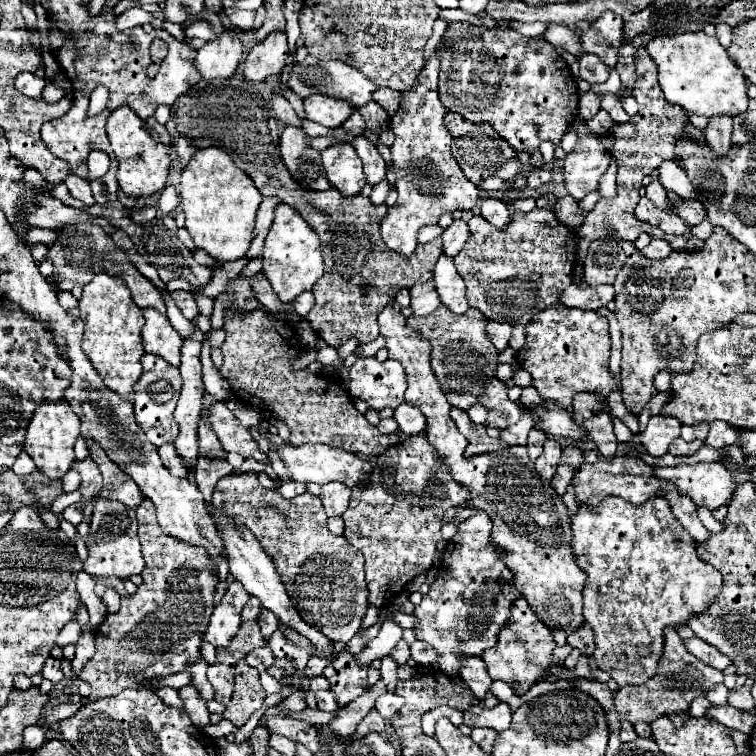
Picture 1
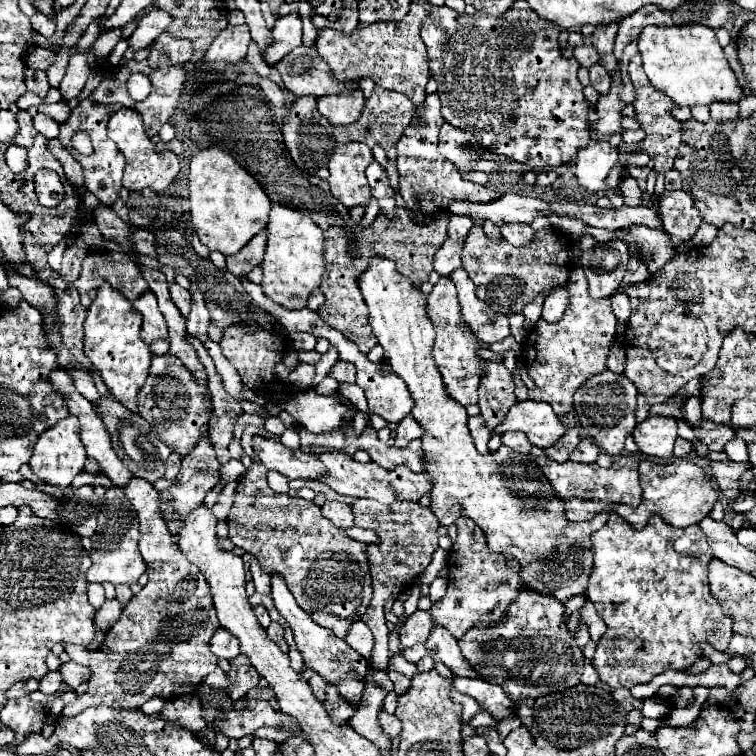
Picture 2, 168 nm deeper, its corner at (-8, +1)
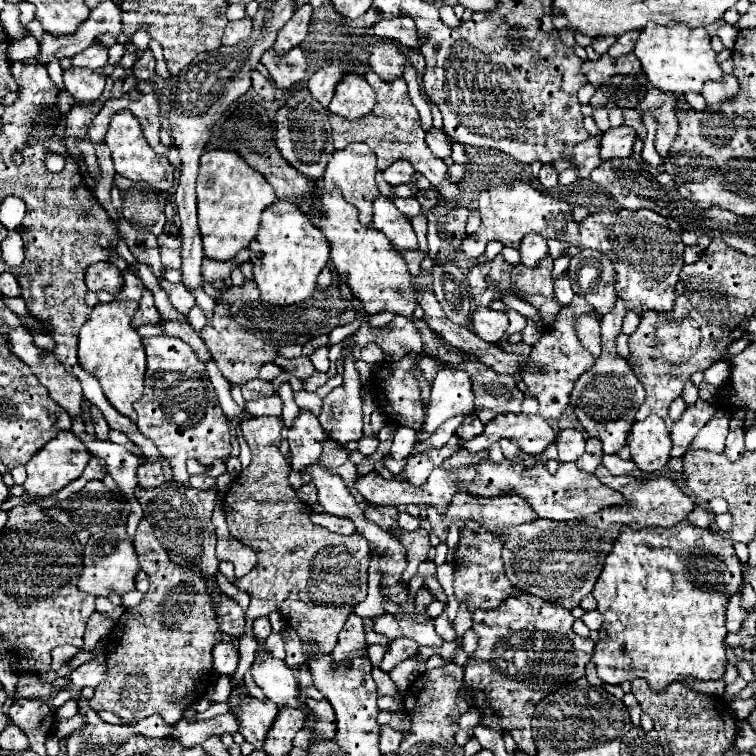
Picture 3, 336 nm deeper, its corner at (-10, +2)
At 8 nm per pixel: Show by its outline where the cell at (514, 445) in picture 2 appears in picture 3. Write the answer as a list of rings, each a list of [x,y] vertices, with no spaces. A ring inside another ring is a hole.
[[[502,438],[502,440],[500,440],[500,448],[502,448],[502,452],[504,452],[504,458],[510,460],[510,462],[522,462],[524,456],[526,456],[526,454],[524,454],[514,442],[510,442],[508,438]]]

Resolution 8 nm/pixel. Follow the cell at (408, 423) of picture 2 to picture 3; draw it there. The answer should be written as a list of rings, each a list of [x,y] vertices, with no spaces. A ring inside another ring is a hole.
[[[400,426],[396,430],[394,440],[392,440],[392,450],[390,450],[392,458],[394,460],[404,460],[412,452],[414,444],[416,444],[416,430],[406,428],[406,426]]]

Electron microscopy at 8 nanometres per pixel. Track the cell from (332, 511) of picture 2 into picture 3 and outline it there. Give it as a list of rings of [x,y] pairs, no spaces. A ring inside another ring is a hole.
[[[320,512],[320,514],[312,514],[310,520],[318,526],[328,528],[330,532],[336,532],[336,534],[354,534],[356,532],[356,526],[350,518],[340,518],[340,516],[334,516],[334,514]]]

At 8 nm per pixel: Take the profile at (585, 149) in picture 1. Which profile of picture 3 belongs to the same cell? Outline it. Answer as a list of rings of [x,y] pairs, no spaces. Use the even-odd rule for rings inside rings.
[[[620,126],[620,128],[610,128],[604,132],[604,142],[602,142],[602,160],[612,160],[612,158],[626,158],[632,154],[632,144],[636,138],[636,130],[630,126]]]

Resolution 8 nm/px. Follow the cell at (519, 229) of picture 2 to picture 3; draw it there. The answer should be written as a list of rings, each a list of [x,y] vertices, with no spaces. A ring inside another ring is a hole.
[[[532,232],[522,238],[518,252],[526,266],[536,266],[536,262],[548,254],[548,244],[544,238],[540,238],[540,234]]]

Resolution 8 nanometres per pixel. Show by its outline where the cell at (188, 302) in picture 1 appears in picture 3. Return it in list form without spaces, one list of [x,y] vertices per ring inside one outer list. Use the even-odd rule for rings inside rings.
[[[160,278],[160,286],[166,290],[166,294],[168,294],[172,306],[174,306],[178,312],[188,314],[190,308],[196,304],[194,296],[188,294],[188,290],[184,290],[184,284],[182,284],[182,282],[180,282],[180,284],[172,284],[172,282]]]

